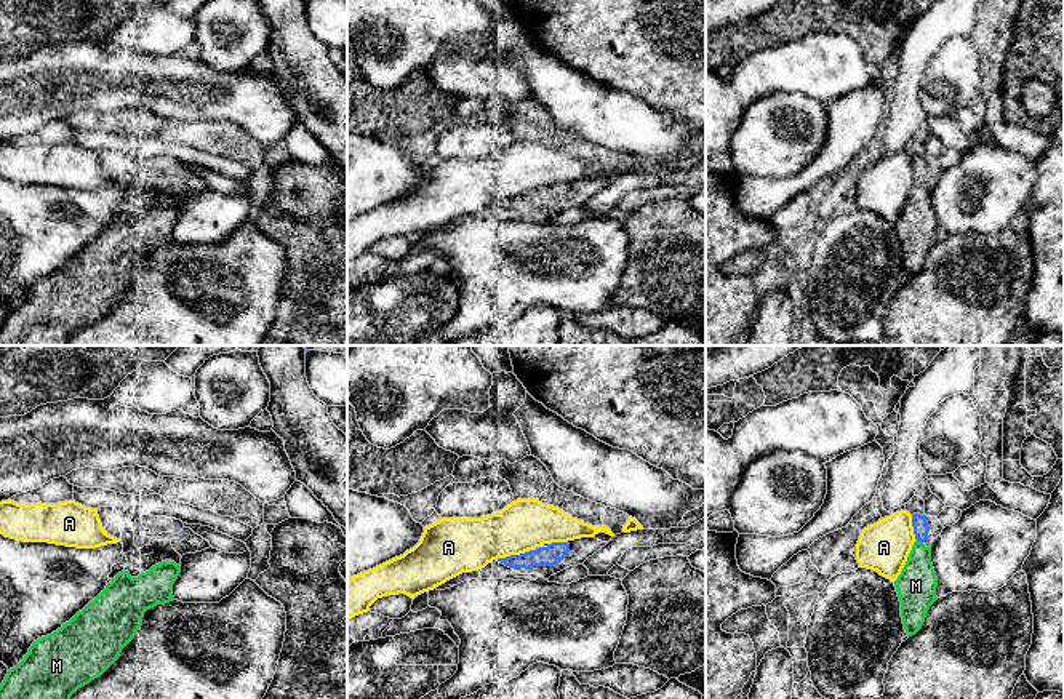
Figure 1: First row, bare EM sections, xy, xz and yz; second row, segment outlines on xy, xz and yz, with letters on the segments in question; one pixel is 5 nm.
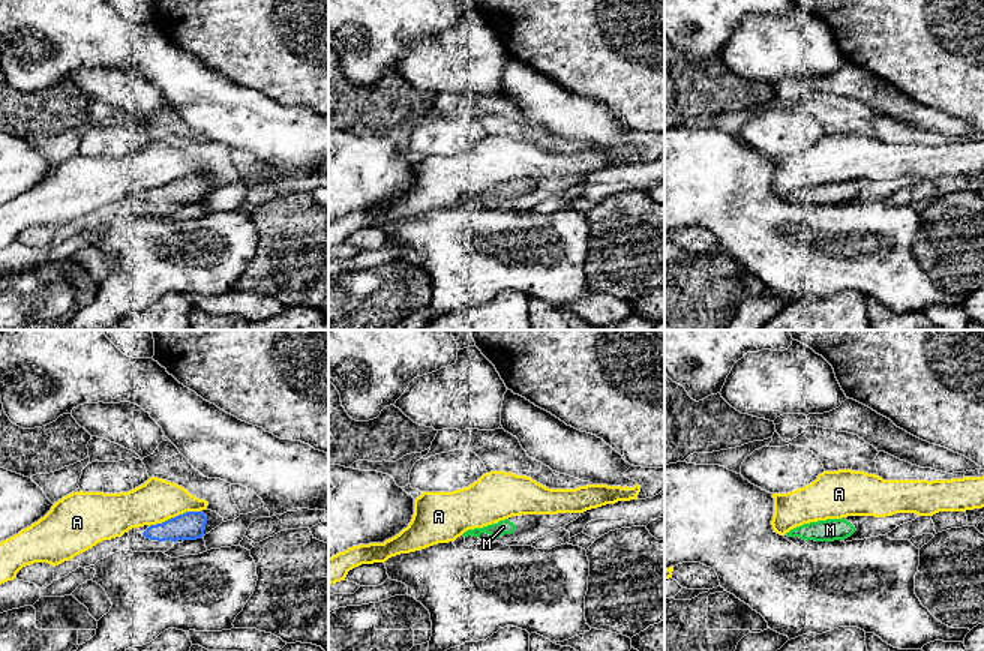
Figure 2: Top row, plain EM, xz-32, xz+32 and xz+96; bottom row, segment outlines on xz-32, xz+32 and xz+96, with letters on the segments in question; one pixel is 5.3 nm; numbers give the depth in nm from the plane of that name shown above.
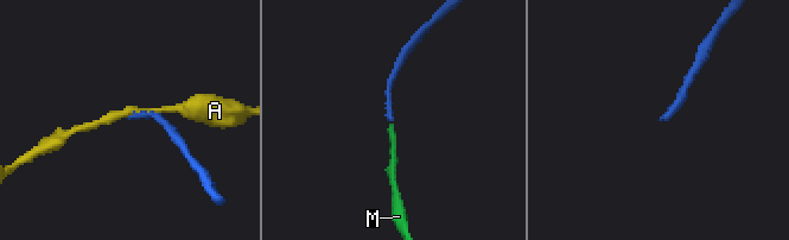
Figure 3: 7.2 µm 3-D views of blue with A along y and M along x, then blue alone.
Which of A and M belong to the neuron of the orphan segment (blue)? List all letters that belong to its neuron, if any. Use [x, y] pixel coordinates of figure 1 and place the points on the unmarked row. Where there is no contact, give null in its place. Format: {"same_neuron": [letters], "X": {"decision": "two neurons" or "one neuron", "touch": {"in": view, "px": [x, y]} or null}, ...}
{"same_neuron": ["M"], "A": {"decision": "two neurons", "touch": {"in": "xz", "px": [511, 197]}}, "M": {"decision": "one neuron", "touch": {"in": "yz", "px": [920, 183]}}}

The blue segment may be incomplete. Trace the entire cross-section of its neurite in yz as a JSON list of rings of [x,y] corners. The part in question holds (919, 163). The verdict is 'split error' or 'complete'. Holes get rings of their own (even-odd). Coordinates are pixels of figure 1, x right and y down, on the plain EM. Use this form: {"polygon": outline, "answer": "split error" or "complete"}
{"polygon": [[[914,155],[912,168],[917,182],[894,222],[907,278],[915,277],[922,270],[930,248],[938,242],[938,219],[931,205],[931,189],[923,186],[928,182],[930,173],[926,157]]], "answer": "split error"}

